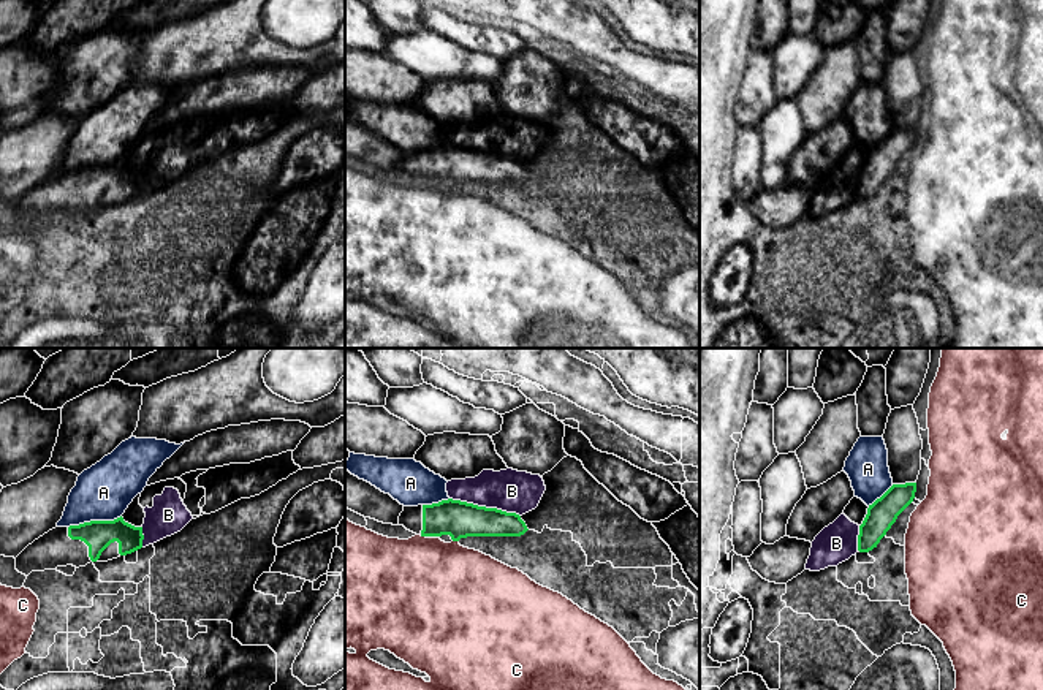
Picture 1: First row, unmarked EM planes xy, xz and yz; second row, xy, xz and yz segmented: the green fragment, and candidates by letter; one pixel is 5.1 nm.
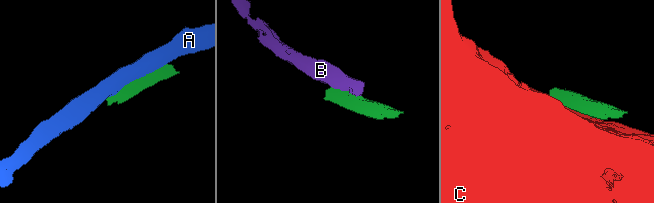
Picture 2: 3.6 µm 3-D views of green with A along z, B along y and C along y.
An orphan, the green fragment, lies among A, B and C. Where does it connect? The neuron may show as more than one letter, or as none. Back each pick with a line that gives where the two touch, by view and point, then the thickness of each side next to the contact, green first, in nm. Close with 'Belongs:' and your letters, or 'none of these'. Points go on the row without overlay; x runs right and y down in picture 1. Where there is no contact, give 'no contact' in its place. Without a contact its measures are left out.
Belongs: none of these

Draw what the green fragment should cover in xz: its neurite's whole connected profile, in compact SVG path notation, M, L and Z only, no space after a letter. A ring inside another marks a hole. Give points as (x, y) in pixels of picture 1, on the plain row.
M453 144L404 152L399 171L421 182L449 180L453 187L467 182L521 182L529 176L516 158Z

